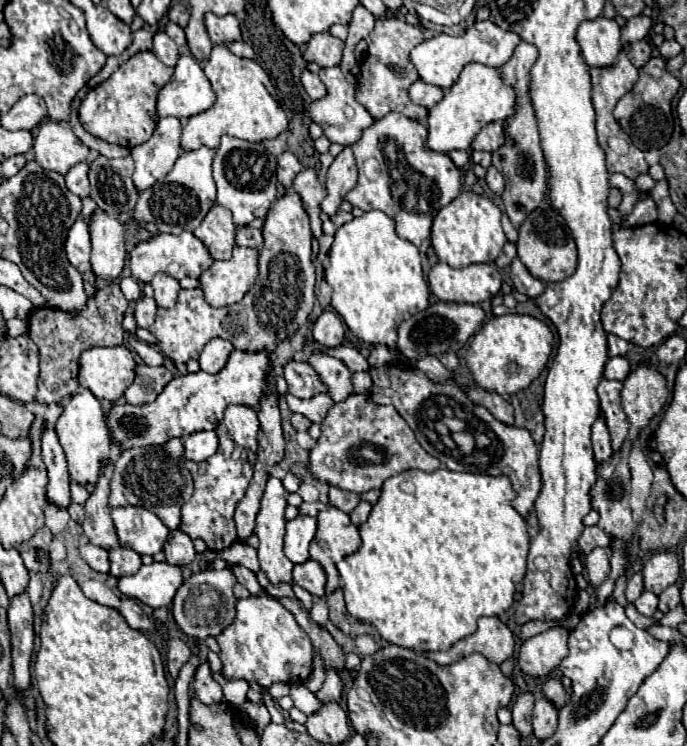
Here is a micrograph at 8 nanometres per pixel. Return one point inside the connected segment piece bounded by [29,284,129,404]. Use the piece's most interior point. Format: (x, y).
(61, 336)

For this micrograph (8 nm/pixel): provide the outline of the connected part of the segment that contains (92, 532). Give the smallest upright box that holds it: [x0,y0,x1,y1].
[83,458,119,550]

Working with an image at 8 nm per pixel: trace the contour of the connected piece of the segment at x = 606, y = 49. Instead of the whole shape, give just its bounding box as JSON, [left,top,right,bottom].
[577,16,621,66]

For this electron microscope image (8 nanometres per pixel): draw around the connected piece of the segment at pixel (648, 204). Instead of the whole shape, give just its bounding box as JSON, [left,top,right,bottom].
[623,196,659,226]

